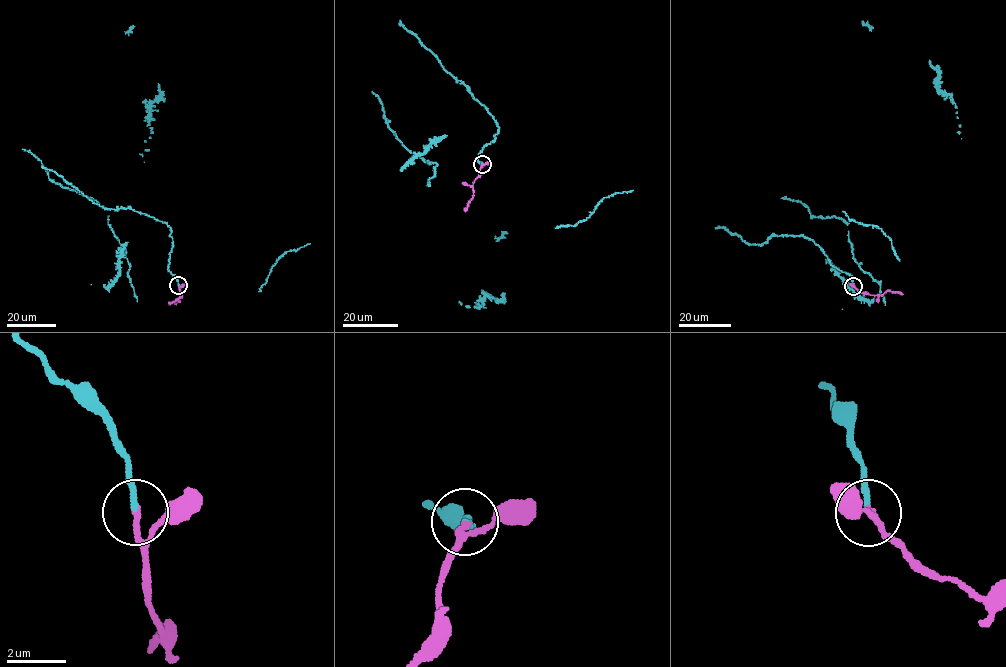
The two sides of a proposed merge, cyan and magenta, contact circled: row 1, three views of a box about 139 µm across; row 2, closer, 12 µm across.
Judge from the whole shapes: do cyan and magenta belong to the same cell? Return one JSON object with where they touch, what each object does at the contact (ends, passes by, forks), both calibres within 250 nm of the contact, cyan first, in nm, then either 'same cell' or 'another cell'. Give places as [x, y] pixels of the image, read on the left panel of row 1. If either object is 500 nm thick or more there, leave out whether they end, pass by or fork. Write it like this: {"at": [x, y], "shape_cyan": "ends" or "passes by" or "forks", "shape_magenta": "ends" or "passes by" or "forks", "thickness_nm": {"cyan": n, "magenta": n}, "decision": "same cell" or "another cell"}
{"at": [178, 285], "shape_cyan": "ends", "shape_magenta": "ends", "thickness_nm": {"cyan": 180, "magenta": 200}, "decision": "same cell"}

